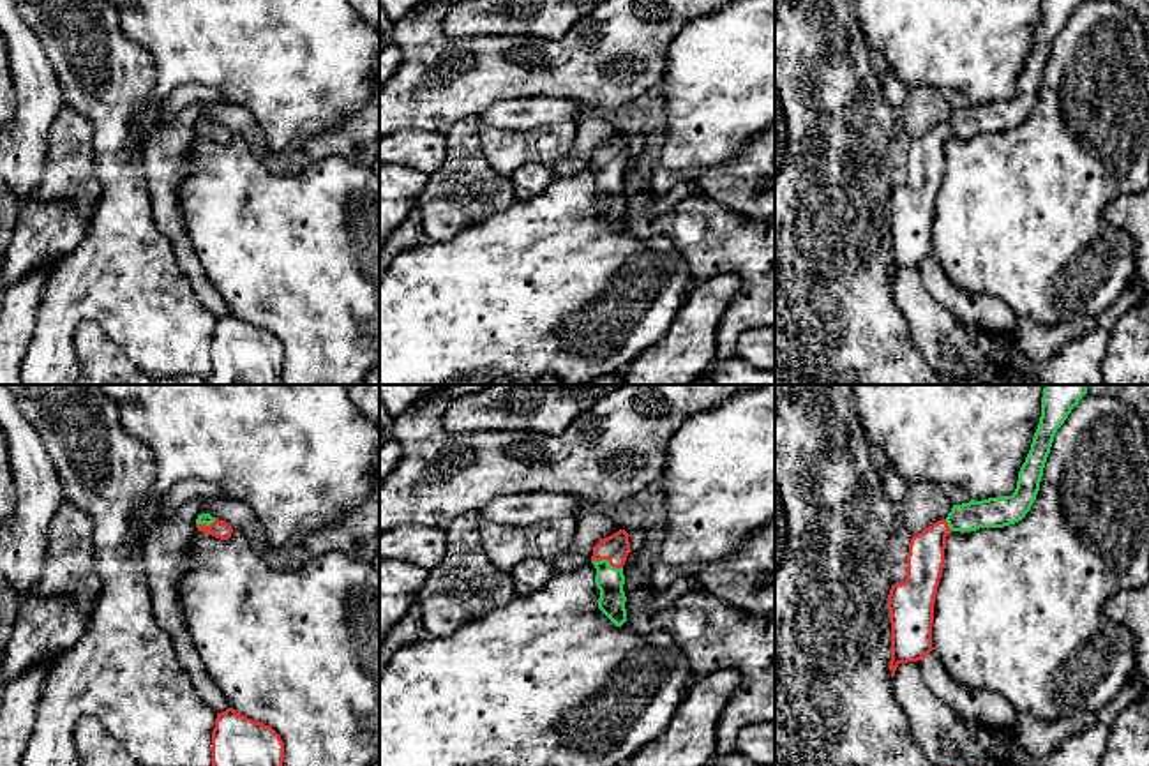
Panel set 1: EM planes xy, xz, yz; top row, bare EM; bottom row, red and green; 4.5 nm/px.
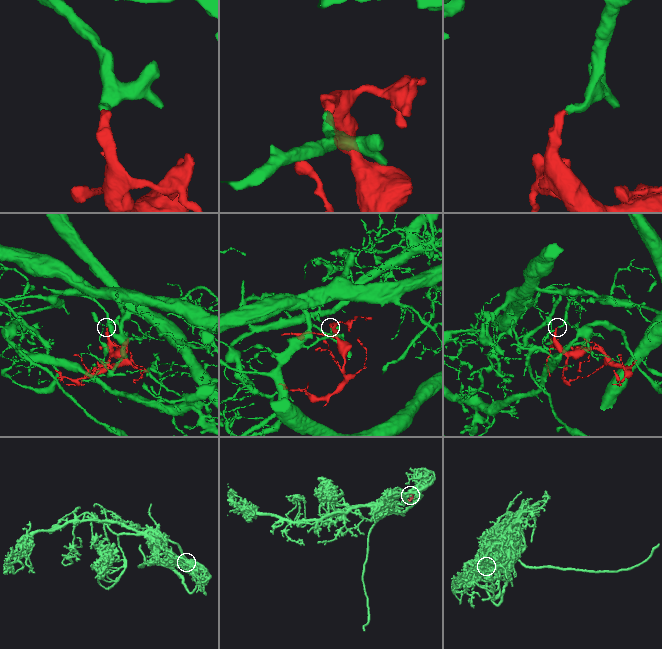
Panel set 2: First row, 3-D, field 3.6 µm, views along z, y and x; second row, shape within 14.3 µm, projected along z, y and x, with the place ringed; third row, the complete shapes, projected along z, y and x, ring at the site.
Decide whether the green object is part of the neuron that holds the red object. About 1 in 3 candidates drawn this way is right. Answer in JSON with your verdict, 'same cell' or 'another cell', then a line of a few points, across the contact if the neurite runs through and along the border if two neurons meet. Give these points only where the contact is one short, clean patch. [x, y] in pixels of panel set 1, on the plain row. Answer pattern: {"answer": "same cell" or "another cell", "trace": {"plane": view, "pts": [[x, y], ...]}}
{"answer": "same cell", "trace": {"plane": "xz", "pts": [[615, 154], [608, 165], [609, 186]]}}

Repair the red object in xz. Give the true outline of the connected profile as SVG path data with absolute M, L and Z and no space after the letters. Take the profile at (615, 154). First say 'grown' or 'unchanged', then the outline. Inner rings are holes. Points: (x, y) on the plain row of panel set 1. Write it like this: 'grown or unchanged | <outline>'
grown | M625 134L600 145L591 161L597 173L595 187L600 194L598 214L616 229L627 226L623 169L630 159L628 138Z

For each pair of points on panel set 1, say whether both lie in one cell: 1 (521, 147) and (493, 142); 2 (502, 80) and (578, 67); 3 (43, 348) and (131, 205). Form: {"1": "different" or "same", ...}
{"1": "same", "2": "same", "3": "same"}

